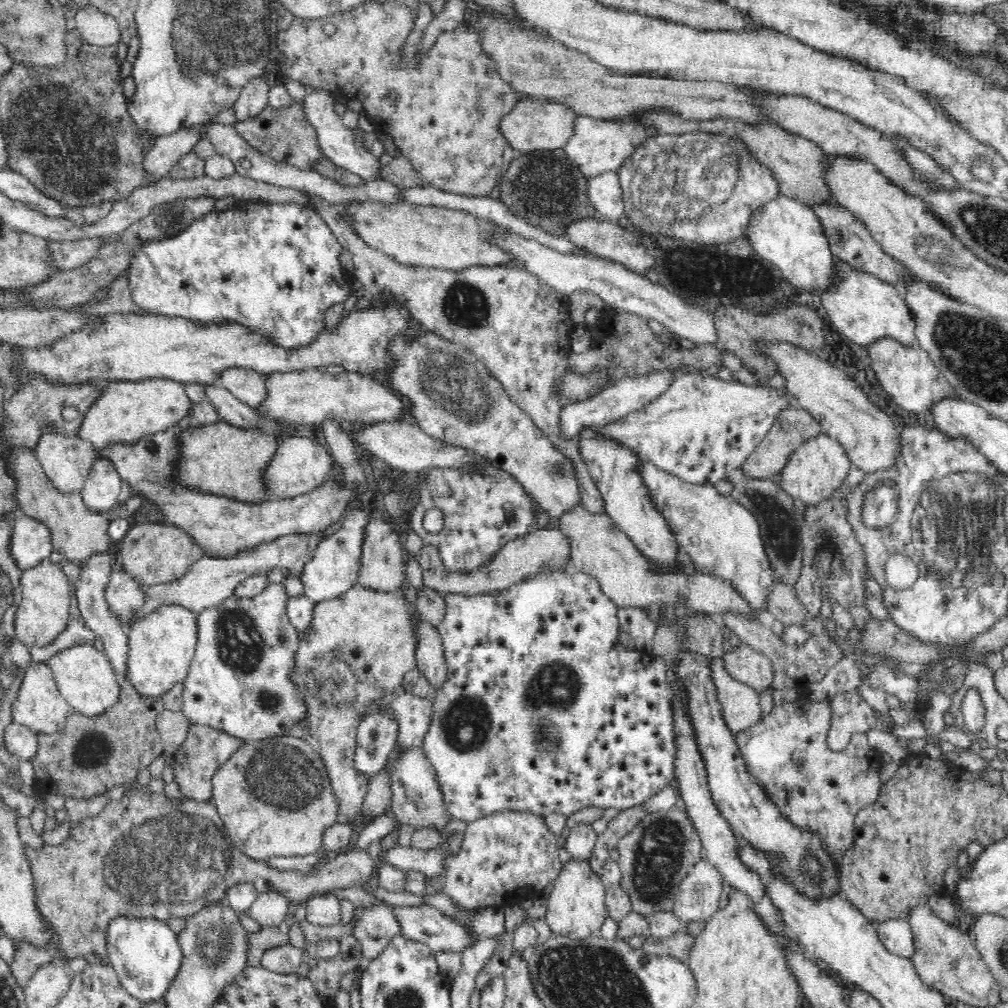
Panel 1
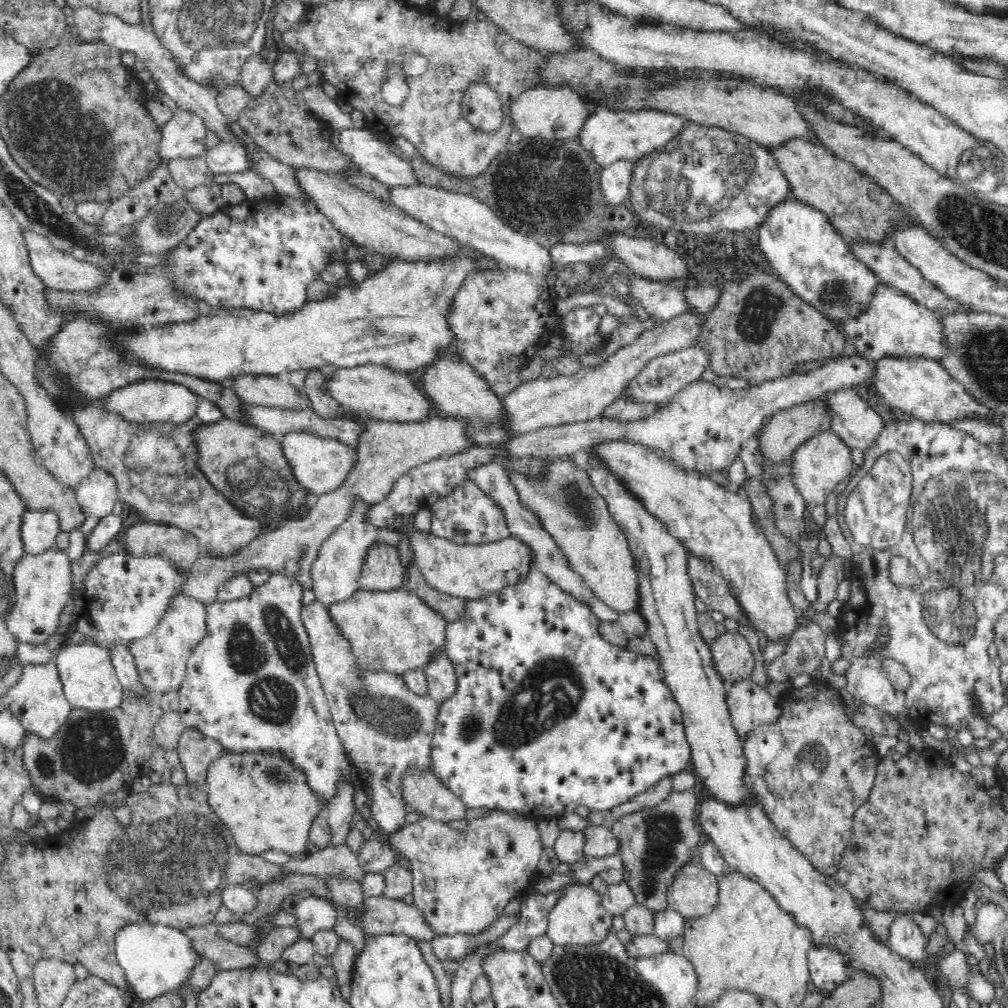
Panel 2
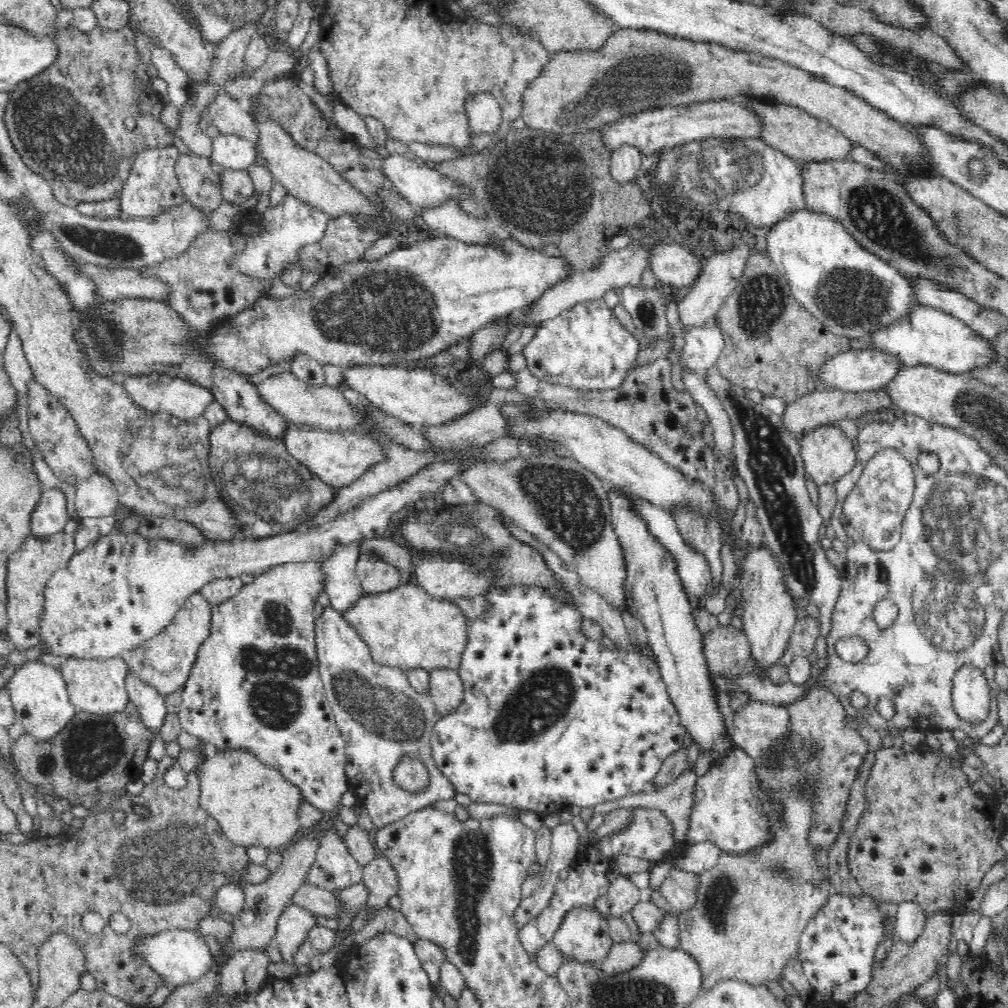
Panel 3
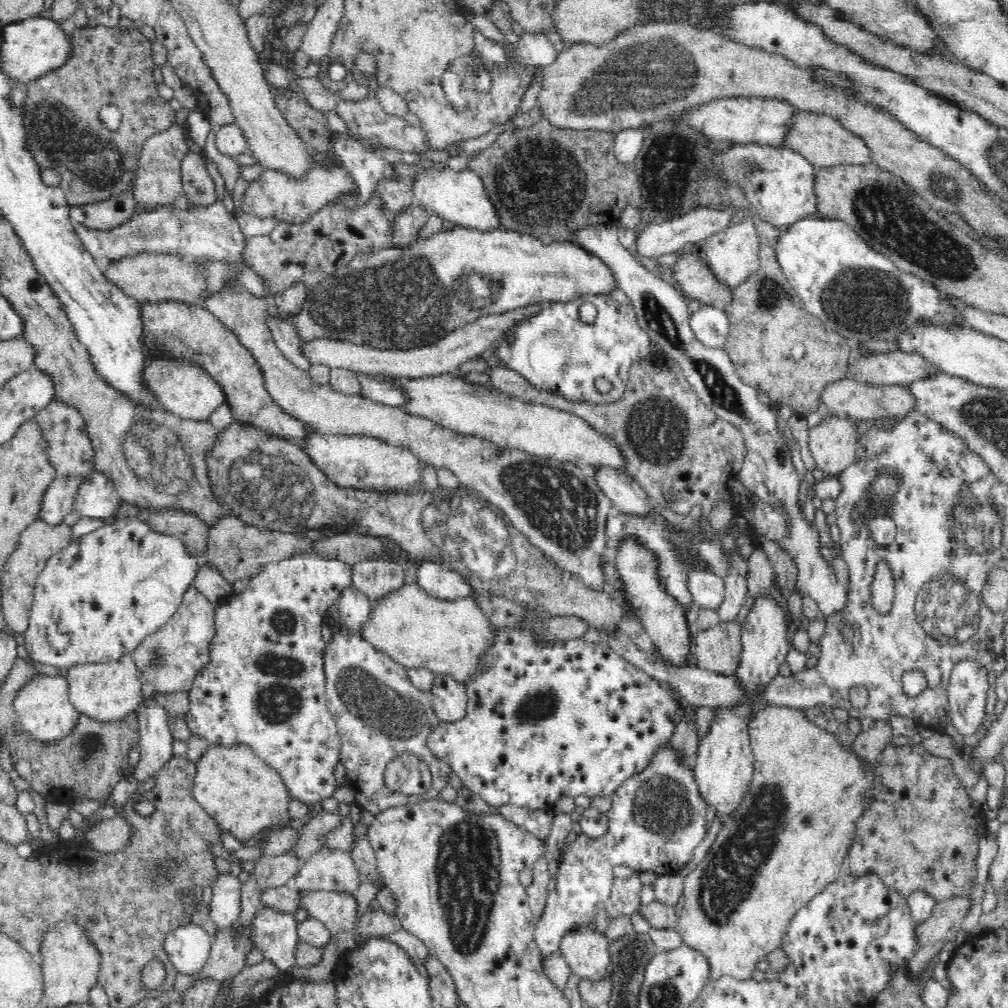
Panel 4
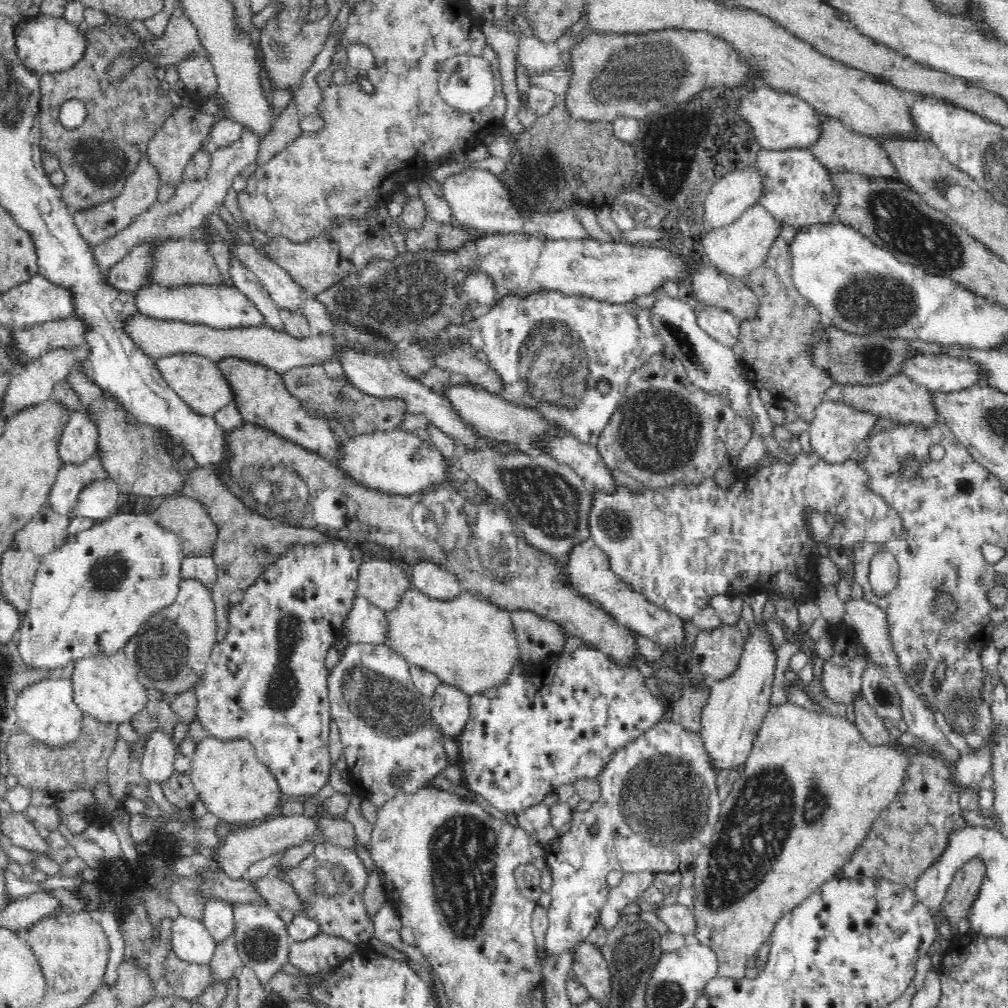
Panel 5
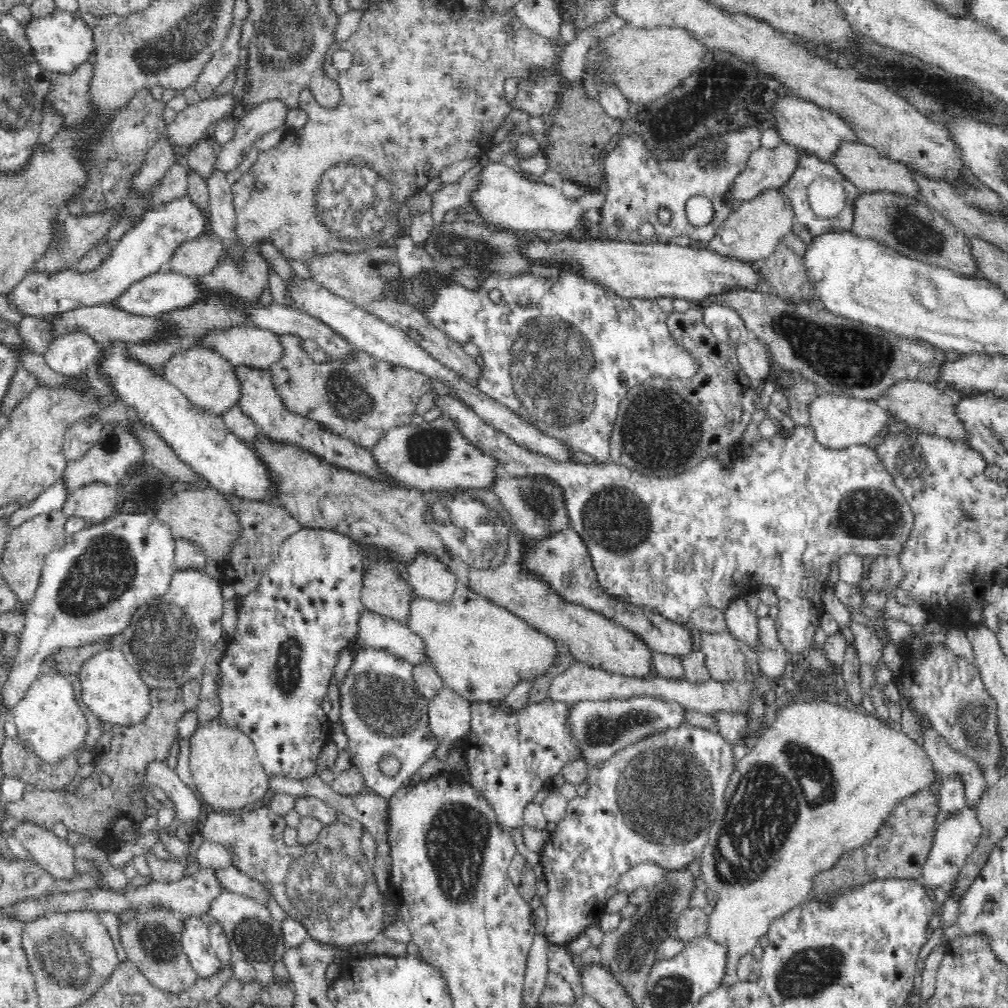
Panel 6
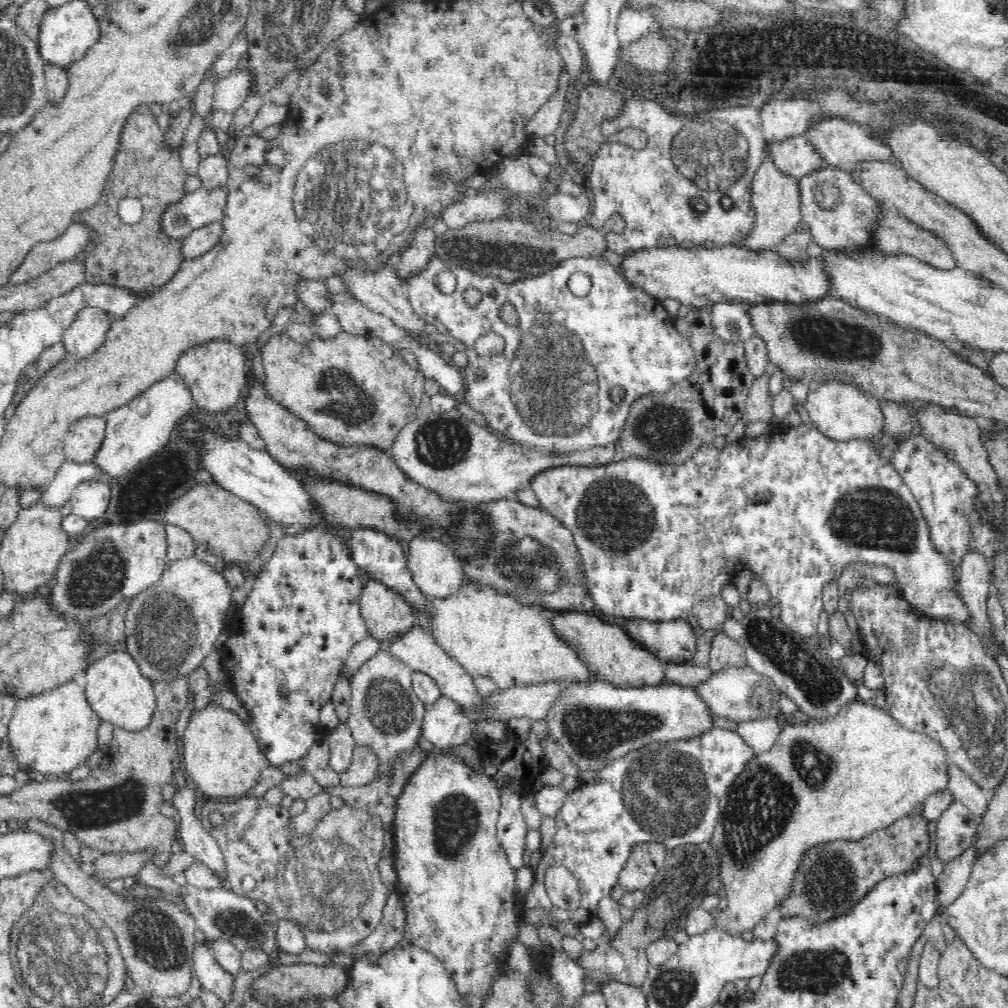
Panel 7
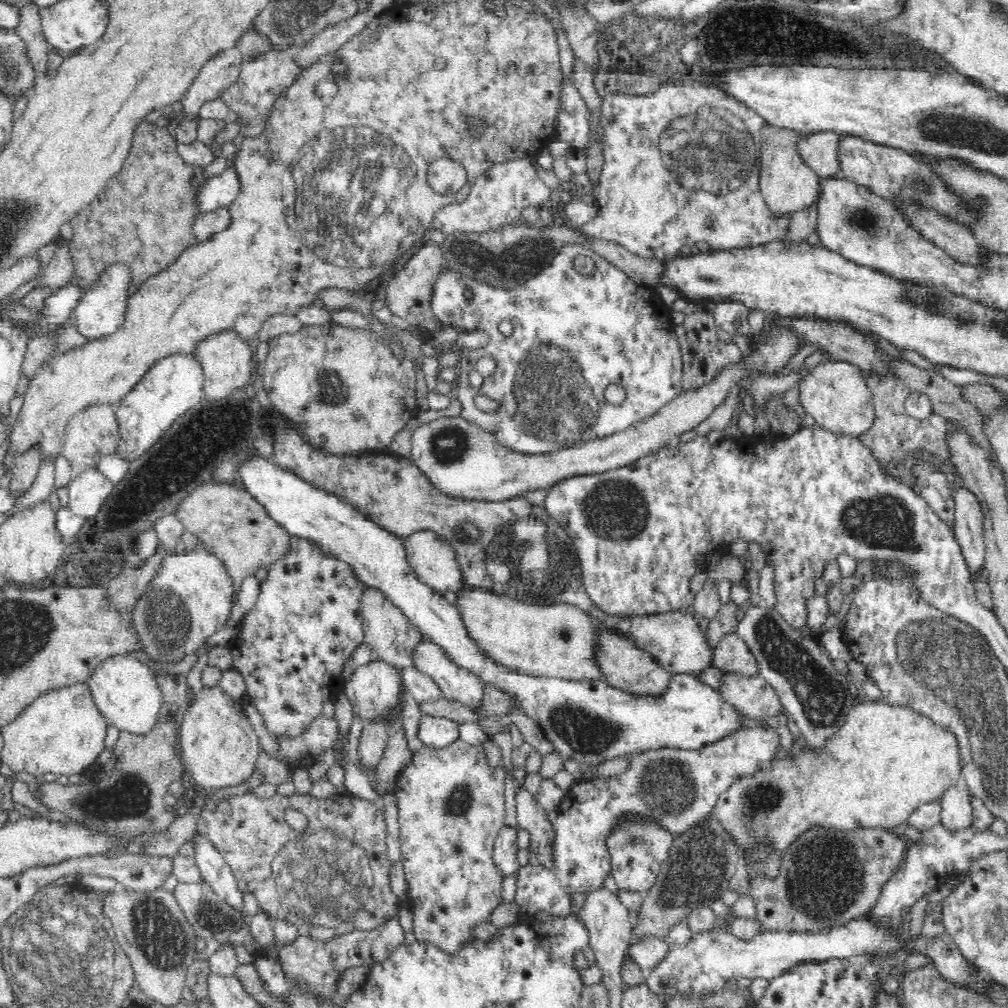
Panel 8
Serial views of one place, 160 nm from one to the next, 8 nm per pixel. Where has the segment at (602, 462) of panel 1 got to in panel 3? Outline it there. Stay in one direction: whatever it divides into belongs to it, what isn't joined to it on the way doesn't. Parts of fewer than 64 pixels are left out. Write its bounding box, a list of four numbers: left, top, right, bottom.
[610,490,732,758]

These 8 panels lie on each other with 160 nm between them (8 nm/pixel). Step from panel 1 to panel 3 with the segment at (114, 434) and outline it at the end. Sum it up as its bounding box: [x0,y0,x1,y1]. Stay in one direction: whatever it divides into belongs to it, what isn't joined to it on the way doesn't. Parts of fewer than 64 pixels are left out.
[120,373,215,420]

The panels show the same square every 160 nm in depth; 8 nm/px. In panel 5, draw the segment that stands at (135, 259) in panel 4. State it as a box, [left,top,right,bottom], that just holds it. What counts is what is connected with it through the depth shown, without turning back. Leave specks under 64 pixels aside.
[151,238,223,286]

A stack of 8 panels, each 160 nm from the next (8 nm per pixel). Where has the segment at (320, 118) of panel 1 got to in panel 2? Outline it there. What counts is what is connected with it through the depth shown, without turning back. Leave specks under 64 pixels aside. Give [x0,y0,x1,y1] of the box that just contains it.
[330,127,422,188]

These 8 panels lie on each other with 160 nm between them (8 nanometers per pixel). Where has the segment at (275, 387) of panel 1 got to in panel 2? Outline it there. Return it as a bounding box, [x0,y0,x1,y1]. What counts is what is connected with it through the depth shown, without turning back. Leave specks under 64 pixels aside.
[182,364,474,605]

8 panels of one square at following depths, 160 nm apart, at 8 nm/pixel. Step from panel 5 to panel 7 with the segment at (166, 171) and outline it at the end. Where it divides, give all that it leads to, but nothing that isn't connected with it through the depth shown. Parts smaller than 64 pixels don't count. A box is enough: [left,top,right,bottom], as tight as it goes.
[212,66,256,114]

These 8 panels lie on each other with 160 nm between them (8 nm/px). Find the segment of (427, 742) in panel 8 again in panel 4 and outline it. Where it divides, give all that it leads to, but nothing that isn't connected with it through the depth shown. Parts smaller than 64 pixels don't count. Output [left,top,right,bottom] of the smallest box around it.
[428,674,468,723]

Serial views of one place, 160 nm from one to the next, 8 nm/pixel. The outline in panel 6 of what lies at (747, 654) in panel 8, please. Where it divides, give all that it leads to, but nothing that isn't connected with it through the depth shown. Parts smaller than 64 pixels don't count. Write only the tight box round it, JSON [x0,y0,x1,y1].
[700,631,746,681]

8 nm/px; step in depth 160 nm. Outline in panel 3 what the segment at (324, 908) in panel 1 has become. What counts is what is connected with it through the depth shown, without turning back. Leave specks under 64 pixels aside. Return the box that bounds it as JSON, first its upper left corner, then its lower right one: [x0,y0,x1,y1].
[274,905,316,963]

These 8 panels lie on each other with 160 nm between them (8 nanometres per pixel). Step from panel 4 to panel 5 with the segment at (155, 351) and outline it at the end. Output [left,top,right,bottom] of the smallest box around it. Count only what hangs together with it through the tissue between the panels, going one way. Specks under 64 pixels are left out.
[217,358,344,463]

